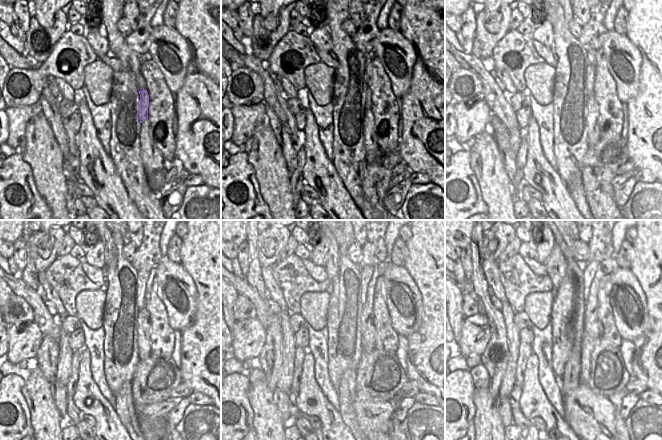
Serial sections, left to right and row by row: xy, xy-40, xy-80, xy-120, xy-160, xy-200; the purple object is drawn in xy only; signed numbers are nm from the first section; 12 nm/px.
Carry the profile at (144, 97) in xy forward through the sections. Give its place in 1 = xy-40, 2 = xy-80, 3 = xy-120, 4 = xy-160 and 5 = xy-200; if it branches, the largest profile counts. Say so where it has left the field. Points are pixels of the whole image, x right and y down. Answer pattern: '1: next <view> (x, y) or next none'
1: next xy-40 (368, 95)
2: next xy-80 (591, 54)
3: next xy-120 (143, 276)
4: next xy-160 (366, 272)
5: next xy-200 (589, 269)

